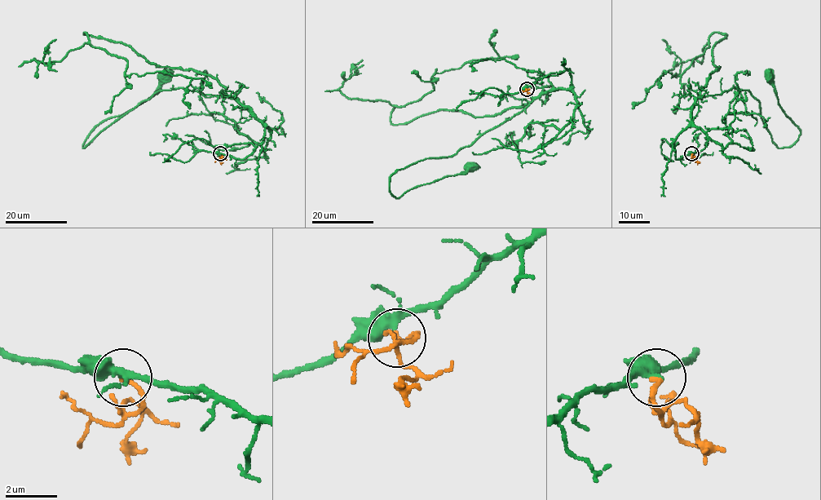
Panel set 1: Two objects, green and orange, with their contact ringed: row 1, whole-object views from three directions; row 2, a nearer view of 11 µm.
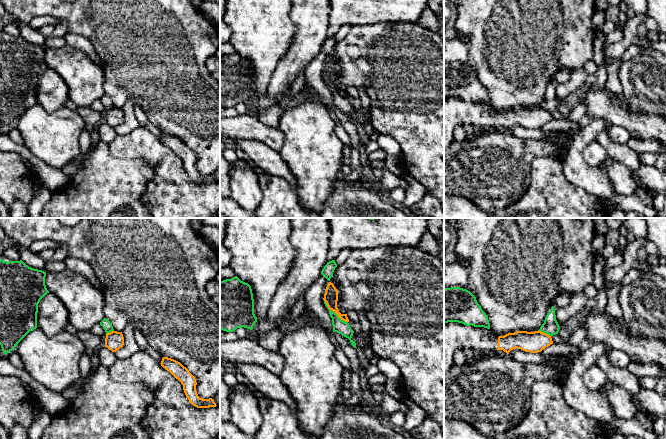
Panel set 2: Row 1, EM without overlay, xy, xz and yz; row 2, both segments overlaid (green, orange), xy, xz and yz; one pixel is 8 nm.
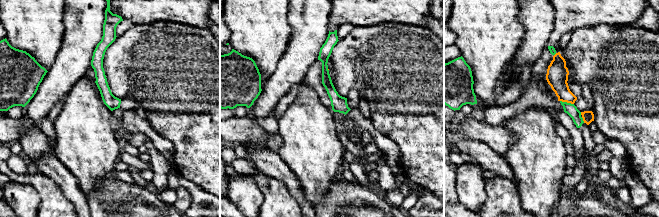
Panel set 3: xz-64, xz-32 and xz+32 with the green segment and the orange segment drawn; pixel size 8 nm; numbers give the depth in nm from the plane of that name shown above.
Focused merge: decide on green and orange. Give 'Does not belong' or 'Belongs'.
Does not belong

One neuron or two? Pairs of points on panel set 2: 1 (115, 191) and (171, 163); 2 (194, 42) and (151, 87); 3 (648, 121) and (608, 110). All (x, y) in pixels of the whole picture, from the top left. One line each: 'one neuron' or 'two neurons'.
1: two neurons
2: one neuron
3: one neuron

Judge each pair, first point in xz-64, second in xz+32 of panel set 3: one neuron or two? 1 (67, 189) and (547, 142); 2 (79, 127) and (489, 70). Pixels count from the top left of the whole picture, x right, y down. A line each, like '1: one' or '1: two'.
1: two
2: two

